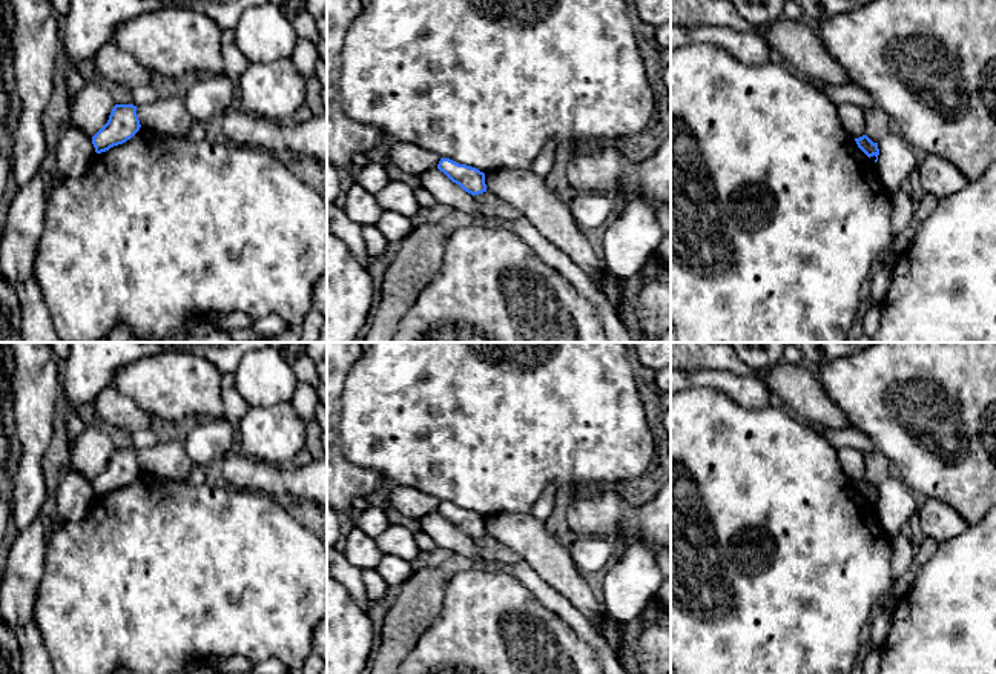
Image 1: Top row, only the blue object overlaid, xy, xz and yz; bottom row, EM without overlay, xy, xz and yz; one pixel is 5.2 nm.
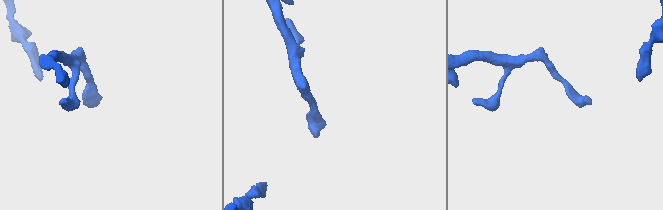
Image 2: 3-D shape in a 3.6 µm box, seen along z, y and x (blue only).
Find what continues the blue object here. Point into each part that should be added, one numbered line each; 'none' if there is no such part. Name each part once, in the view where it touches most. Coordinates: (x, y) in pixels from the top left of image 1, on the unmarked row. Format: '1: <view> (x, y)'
none

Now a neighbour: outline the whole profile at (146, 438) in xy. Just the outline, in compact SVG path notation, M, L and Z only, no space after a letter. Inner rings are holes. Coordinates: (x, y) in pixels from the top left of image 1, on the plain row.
M152 427L152 428L143 428L130 434L130 442L134 450L140 451L157 445L160 441Z

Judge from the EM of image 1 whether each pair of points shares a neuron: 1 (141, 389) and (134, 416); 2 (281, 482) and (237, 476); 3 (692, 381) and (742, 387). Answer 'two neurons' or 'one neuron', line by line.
1: two neurons
2: one neuron
3: one neuron

